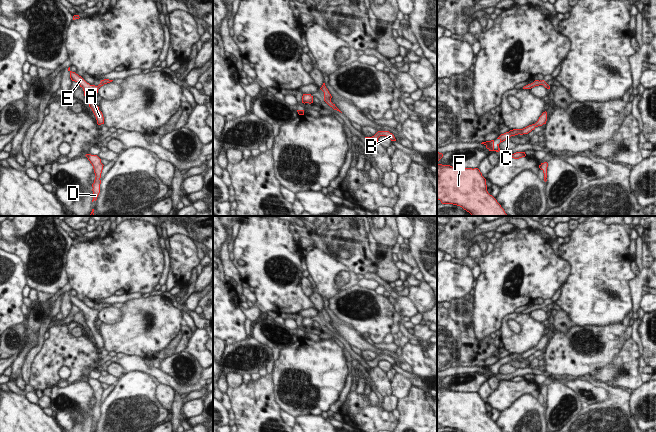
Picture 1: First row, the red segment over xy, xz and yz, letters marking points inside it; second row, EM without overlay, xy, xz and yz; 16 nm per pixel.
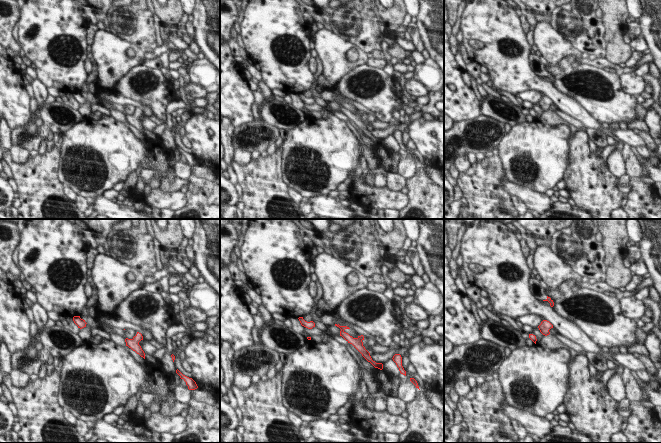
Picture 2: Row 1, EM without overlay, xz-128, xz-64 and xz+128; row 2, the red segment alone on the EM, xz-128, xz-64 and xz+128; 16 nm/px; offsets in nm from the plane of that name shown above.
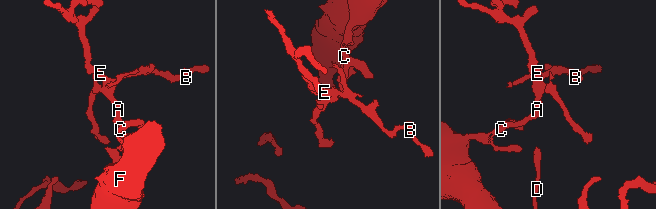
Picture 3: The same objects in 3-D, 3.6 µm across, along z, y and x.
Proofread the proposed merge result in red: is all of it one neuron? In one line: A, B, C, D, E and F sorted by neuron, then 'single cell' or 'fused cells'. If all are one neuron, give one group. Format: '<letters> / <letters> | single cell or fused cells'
A B C D E F | single cell

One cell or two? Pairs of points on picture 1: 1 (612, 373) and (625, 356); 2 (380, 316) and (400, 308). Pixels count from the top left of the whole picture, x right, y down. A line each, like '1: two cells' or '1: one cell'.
1: two cells
2: two cells

